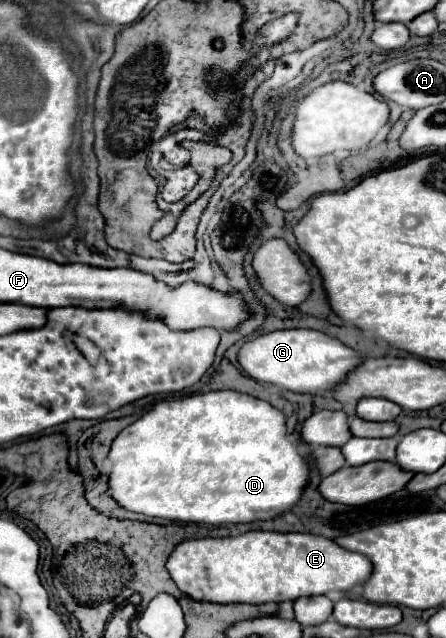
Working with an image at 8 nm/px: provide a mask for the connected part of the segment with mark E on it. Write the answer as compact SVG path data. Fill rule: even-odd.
M257 530L237 538L185 540L169 556L167 570L177 588L195 600L267 604L321 596L331 590L351 592L373 574L373 564L367 556L345 550L323 536Z

